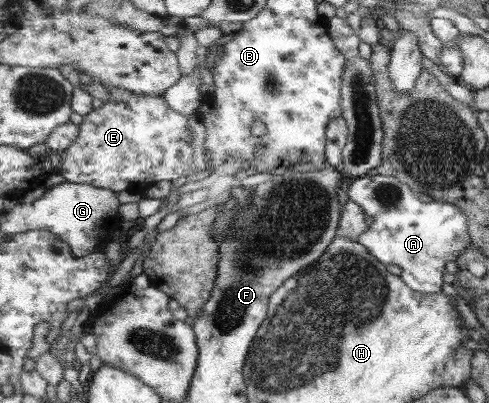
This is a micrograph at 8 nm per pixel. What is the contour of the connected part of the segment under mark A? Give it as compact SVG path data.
M375 175L371 177L361 177L353 181L348 192L339 189L339 203L341 203L341 214L348 200L359 204L367 215L374 218L373 222L367 227L367 231L355 239L358 243L364 244L369 253L385 265L397 265L403 273L400 276L405 280L409 287L414 291L434 294L443 289L444 277L447 271L447 263L457 262L461 254L467 251L469 246L473 246L472 233L468 215L457 205L447 202L431 200L430 202L421 201L417 197L417 192L413 191L408 184L403 183L397 177L387 175Z

